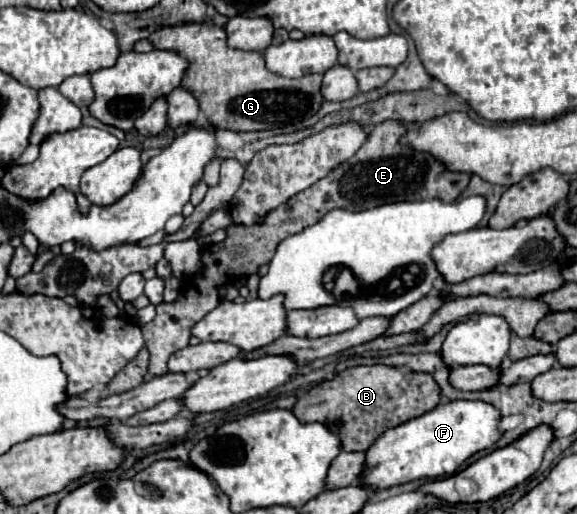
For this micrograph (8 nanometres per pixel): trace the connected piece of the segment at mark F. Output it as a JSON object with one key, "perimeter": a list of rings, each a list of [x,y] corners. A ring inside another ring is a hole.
{"perimeter":[[[449,401],[443,405],[437,405],[433,411],[427,411],[425,415],[411,419],[409,423],[397,425],[389,431],[385,431],[367,451],[365,451],[365,469],[359,475],[359,485],[367,485],[369,489],[387,489],[393,485],[409,483],[415,479],[437,479],[453,475],[459,465],[469,459],[473,453],[483,451],[497,443],[499,439],[499,411],[493,405],[487,405],[483,401]]]}

